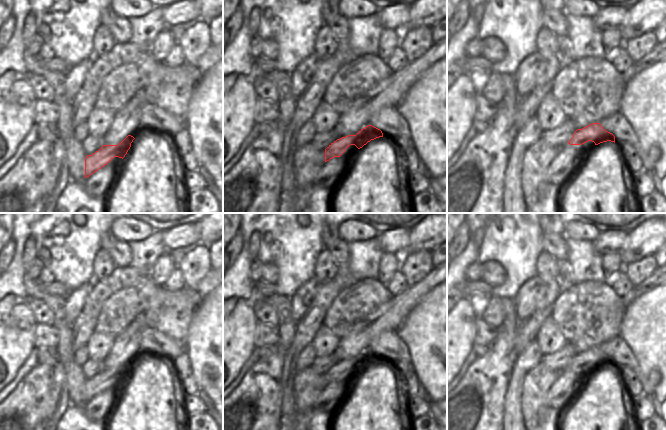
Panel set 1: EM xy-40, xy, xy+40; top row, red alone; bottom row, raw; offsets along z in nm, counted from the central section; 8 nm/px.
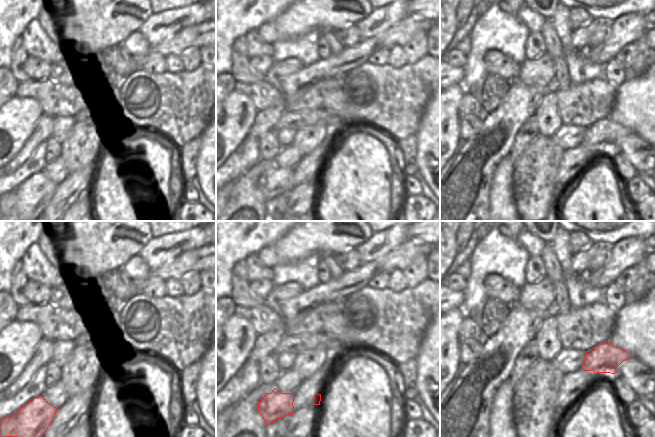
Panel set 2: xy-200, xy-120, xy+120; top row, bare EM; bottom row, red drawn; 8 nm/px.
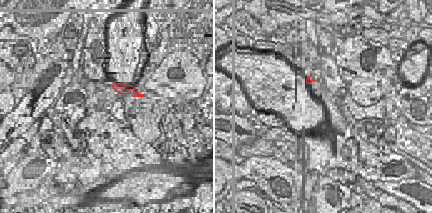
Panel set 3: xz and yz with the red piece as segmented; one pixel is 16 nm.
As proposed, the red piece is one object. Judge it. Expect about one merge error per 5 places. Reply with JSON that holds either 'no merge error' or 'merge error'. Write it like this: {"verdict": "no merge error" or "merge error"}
{"verdict": "no merge error"}

